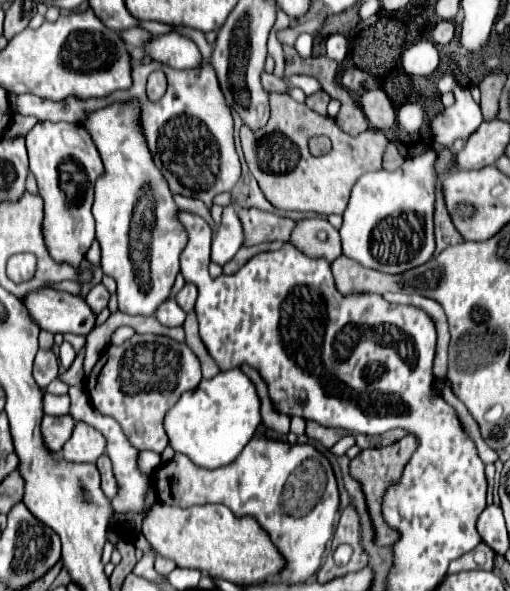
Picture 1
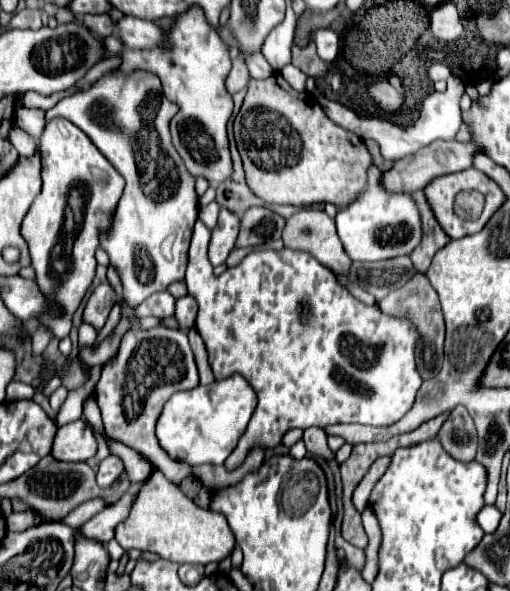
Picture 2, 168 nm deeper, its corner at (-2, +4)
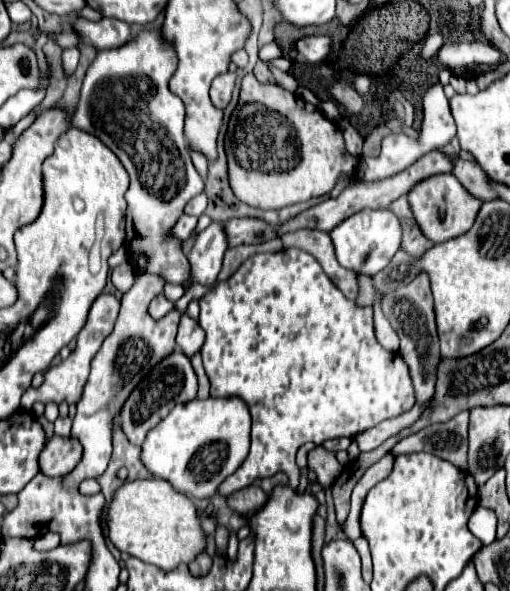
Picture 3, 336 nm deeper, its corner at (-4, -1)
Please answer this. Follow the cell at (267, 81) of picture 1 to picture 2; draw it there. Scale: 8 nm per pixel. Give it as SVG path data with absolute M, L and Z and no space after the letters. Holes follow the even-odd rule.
M260 52L244 54L244 62L252 78L268 78L274 74L274 68L268 64L268 60Z

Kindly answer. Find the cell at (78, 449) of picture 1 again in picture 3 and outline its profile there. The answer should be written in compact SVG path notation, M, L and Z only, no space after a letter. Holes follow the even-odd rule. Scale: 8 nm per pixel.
M54 435L40 453L40 471L48 477L64 477L80 463L82 453L82 445L76 437Z

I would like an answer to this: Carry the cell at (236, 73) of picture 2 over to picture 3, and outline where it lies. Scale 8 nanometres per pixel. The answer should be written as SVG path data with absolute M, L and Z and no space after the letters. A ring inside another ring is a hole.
M234 71L224 73L224 75L218 75L218 77L212 81L210 99L212 99L212 103L214 103L218 109L226 109L226 105L230 103L234 85L236 85L236 73L234 73Z

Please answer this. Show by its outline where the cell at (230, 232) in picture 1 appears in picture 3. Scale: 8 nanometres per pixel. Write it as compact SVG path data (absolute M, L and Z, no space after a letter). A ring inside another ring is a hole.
M212 223L208 229L204 229L198 235L194 247L196 261L192 261L192 283L202 285L216 283L226 249L228 249L228 237L222 223Z

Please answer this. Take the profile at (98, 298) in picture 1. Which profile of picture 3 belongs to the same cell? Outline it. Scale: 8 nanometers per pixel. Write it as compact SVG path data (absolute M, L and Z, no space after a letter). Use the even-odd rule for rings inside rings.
M102 293L96 297L96 301L92 303L90 307L90 313L88 313L88 319L86 319L86 325L82 327L80 335L78 335L78 343L76 343L76 349L72 351L72 355L62 361L60 365L54 365L50 367L46 373L44 373L44 383L40 387L28 387L22 395L22 407L24 409L32 409L32 405L36 401L42 401L42 403L48 403L48 401L68 401L68 403L74 403L80 399L80 393L82 393L82 387L86 383L86 377L90 373L90 363L94 359L94 355L98 353L100 345L104 343L104 339L108 337L110 329L114 327L114 321L118 317L118 309L120 309L120 301L110 295L110 293Z

